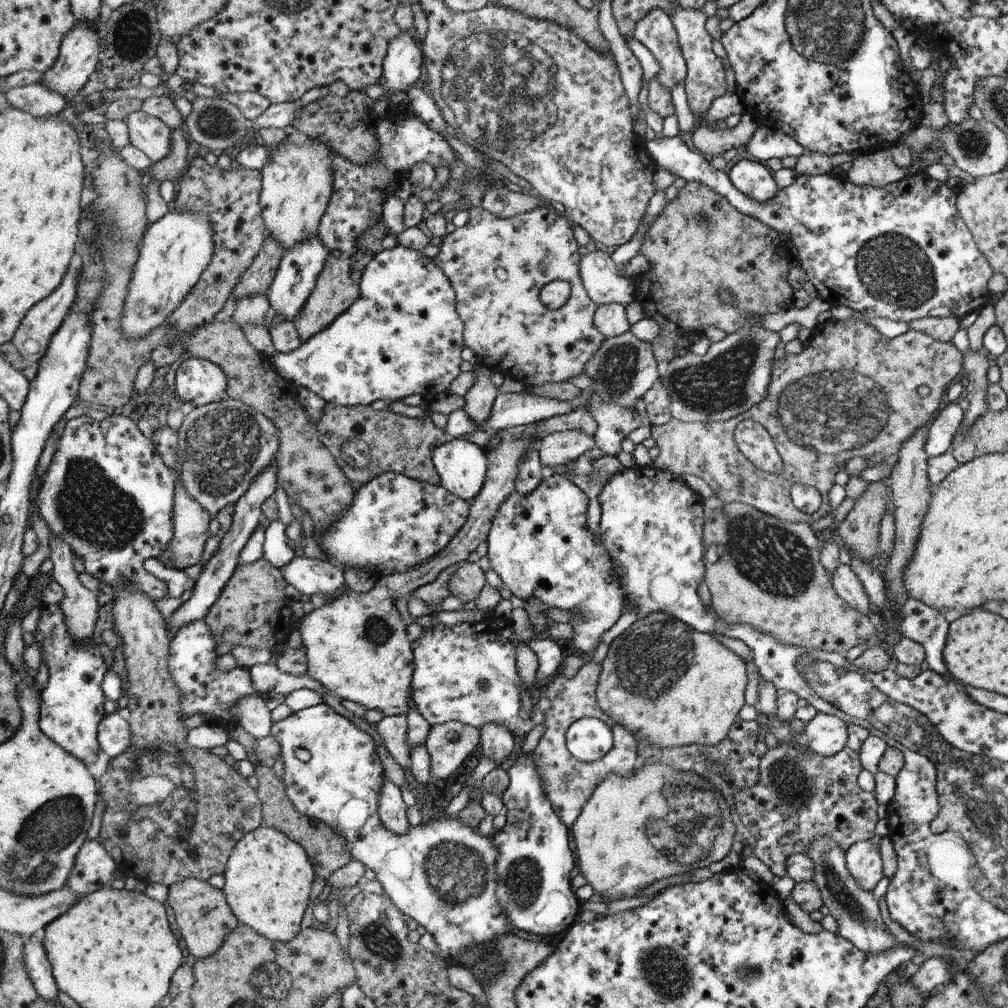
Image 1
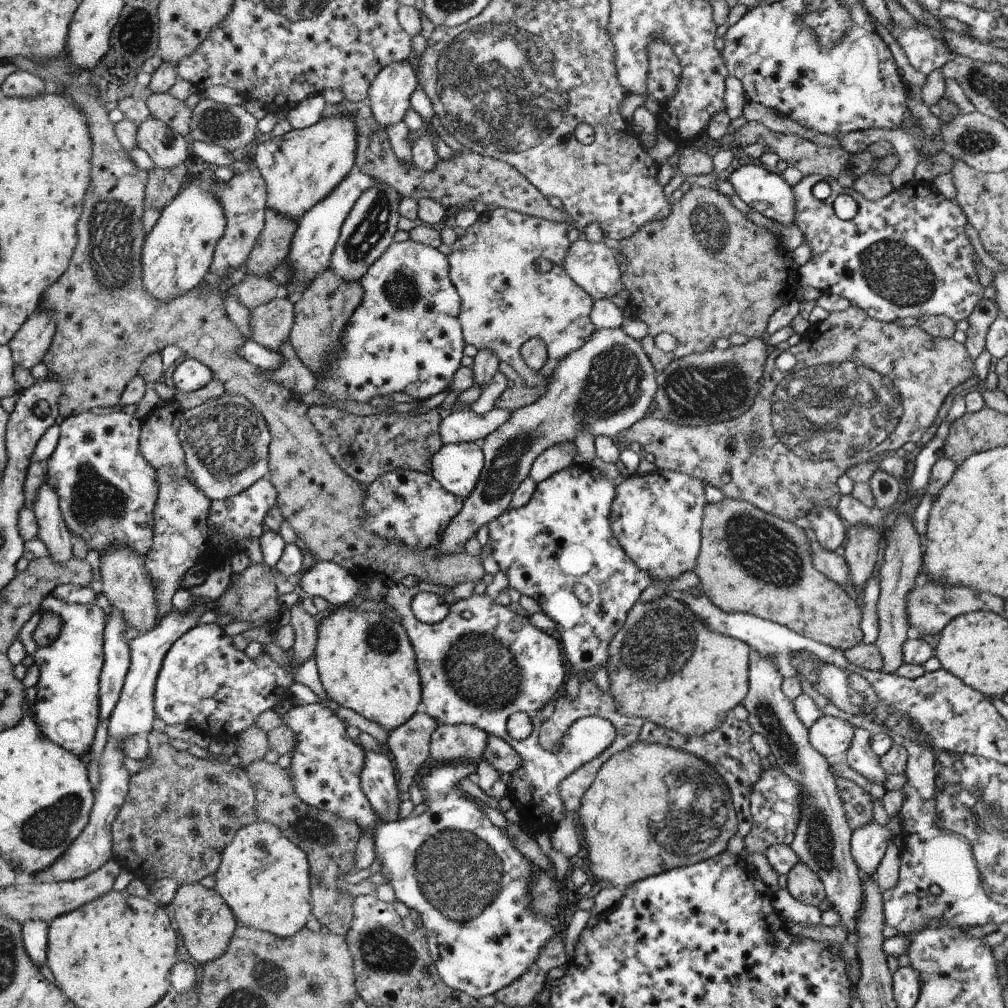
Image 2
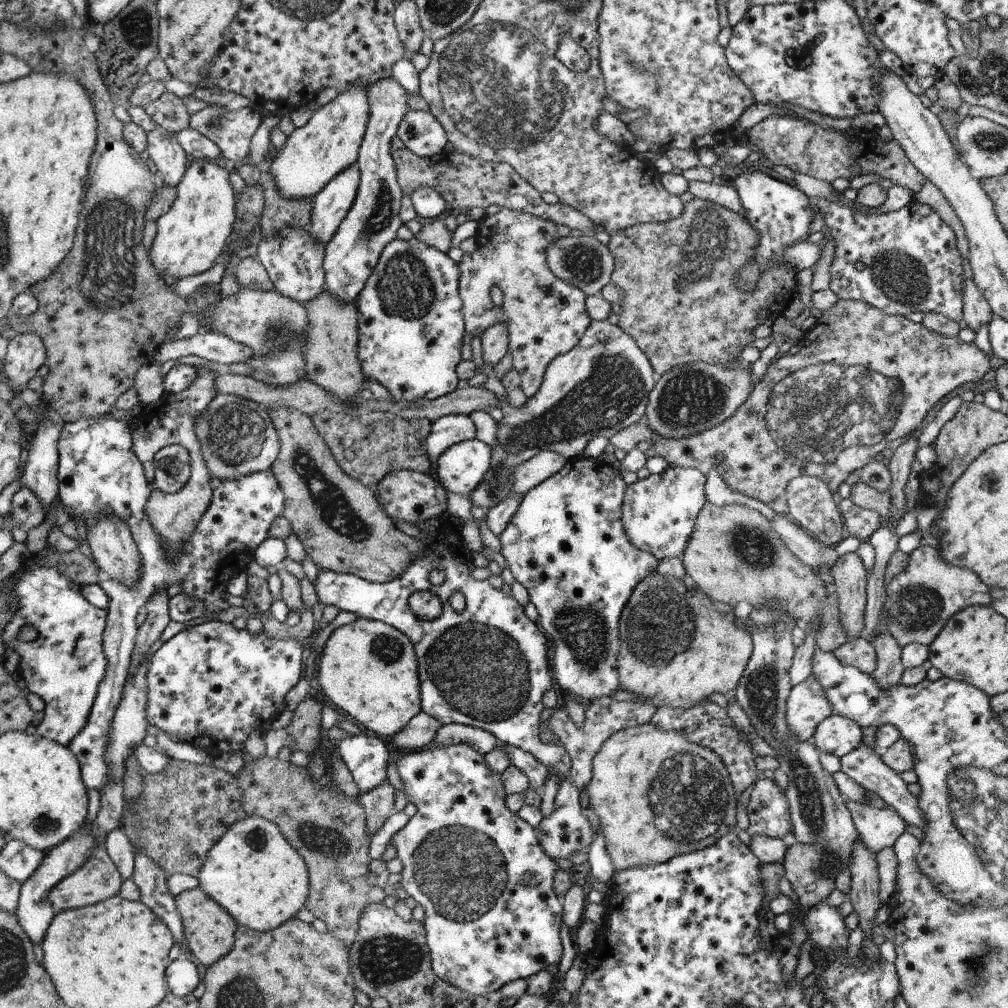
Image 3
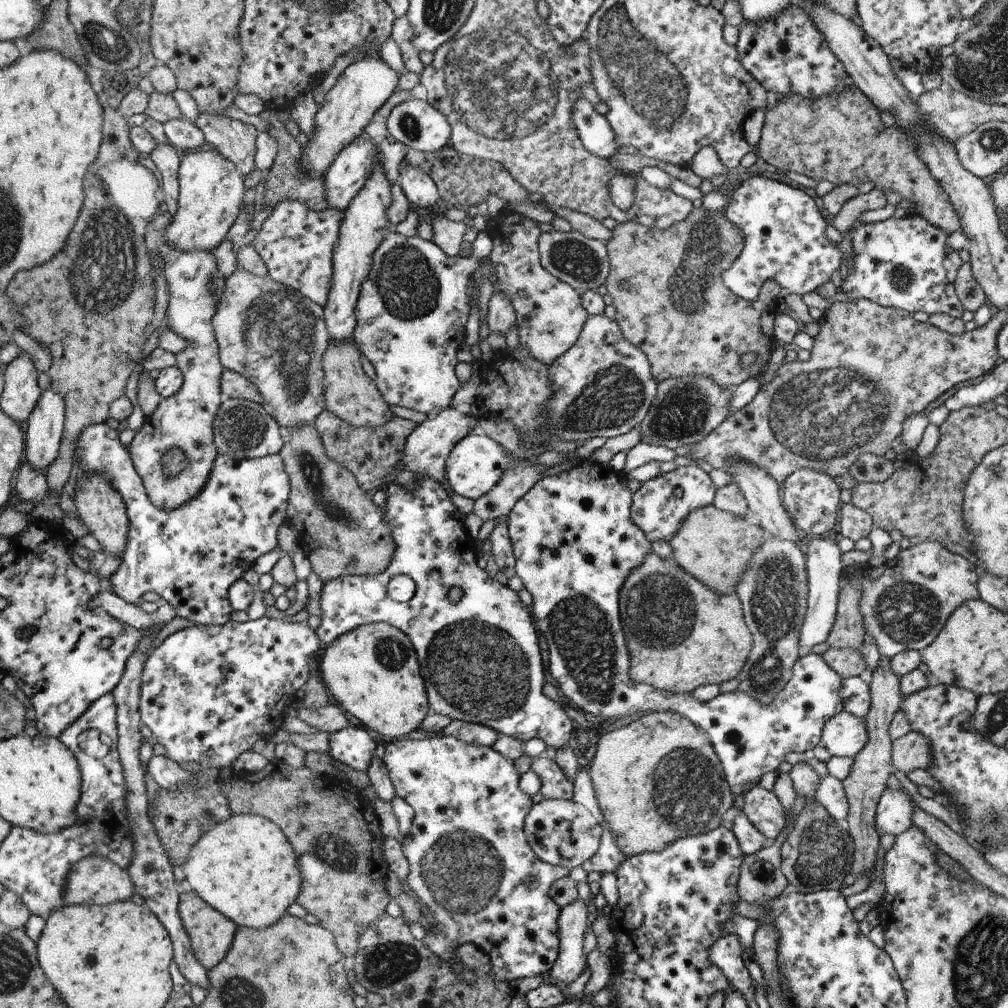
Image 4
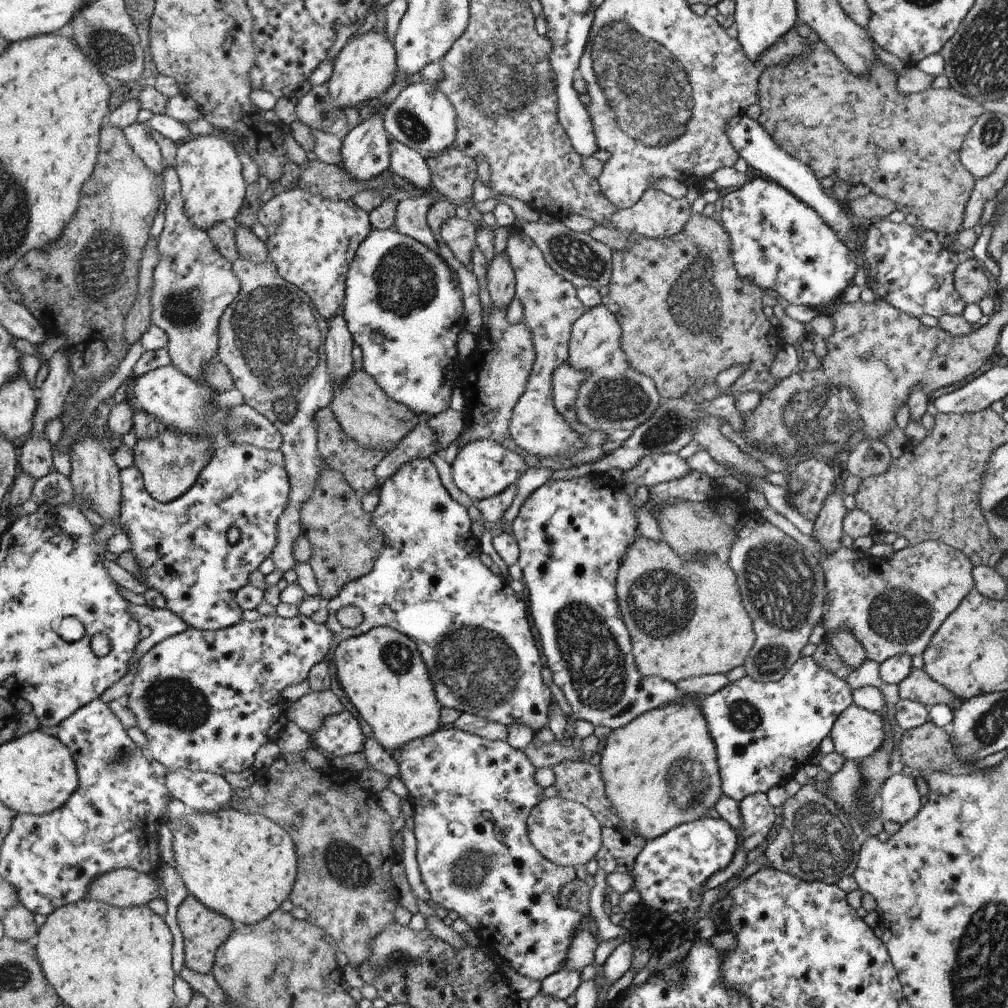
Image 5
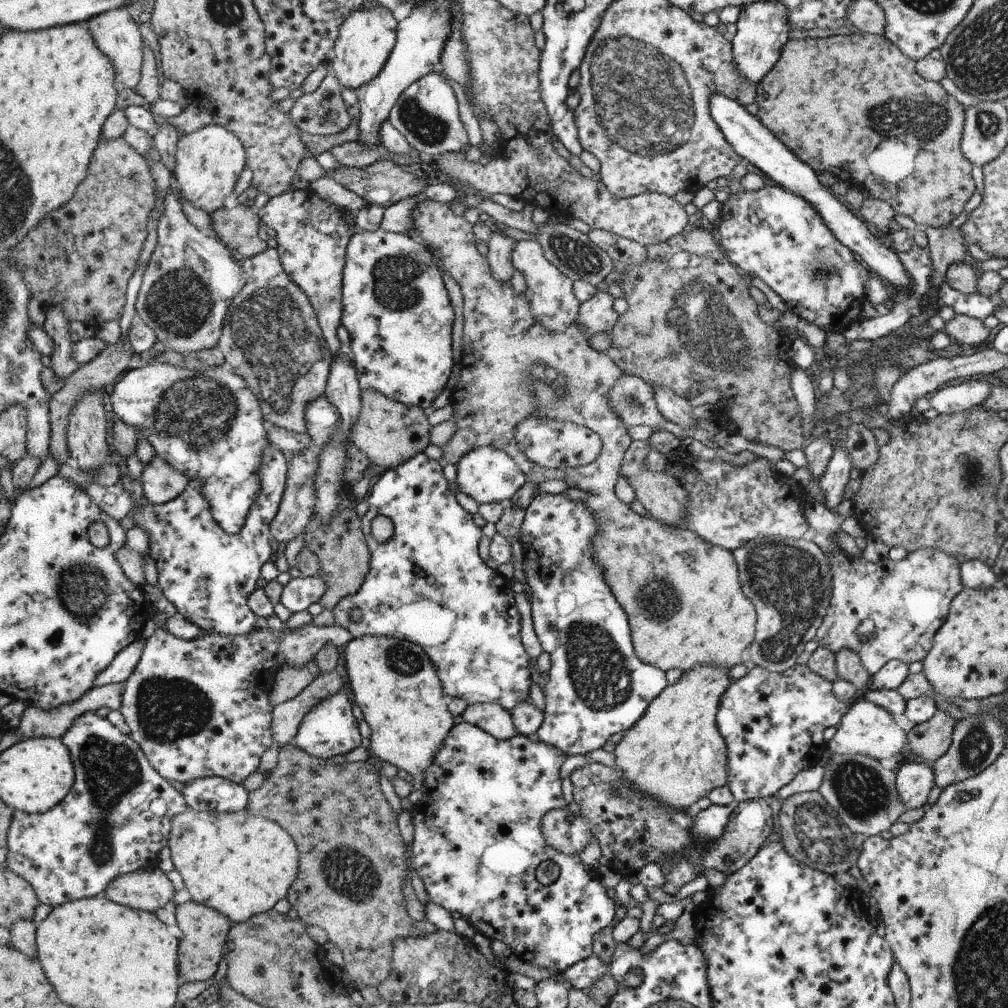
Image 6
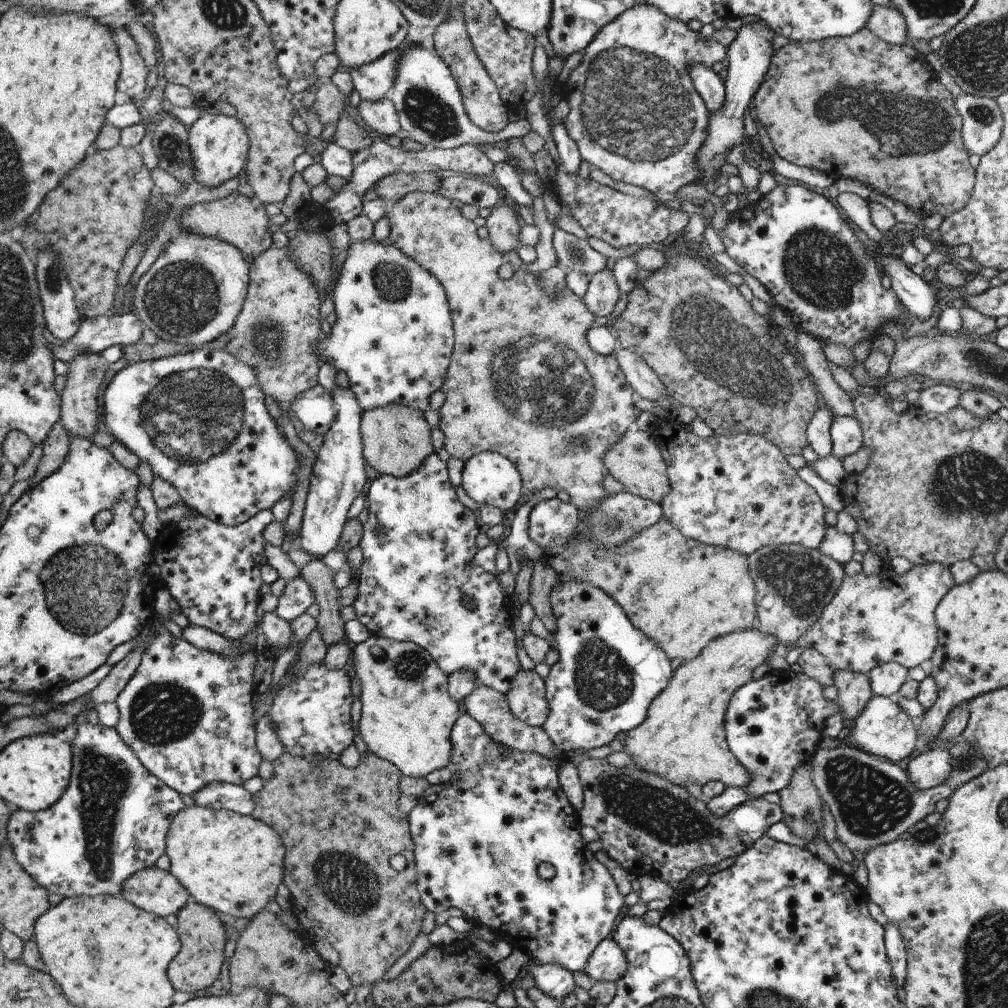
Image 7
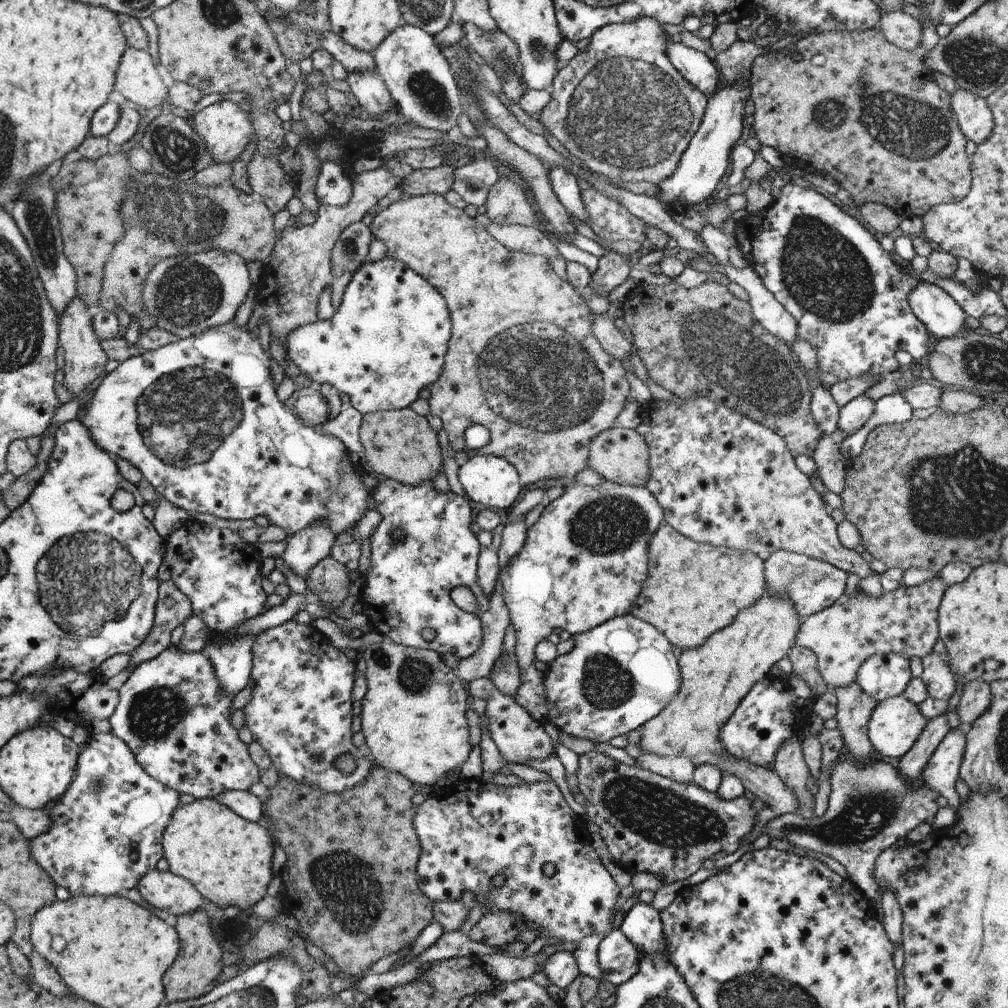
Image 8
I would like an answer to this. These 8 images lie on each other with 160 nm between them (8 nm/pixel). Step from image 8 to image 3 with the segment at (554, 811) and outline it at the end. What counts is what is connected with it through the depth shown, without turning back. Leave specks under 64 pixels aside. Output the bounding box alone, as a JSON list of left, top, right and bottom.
[391,744,562,996]

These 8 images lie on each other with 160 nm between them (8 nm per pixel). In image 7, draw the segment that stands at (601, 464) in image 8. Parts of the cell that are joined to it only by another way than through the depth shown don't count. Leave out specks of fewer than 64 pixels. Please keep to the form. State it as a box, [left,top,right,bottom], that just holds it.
[602,427,671,501]

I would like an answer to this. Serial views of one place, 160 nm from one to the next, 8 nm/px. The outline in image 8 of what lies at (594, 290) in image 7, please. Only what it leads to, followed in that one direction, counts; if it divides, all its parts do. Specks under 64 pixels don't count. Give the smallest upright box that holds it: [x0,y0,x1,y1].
[591,250,629,296]

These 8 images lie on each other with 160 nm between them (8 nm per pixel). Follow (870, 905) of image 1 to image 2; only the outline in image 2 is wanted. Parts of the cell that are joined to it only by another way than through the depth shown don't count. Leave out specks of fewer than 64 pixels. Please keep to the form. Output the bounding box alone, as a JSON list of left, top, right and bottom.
[743,652,863,944]

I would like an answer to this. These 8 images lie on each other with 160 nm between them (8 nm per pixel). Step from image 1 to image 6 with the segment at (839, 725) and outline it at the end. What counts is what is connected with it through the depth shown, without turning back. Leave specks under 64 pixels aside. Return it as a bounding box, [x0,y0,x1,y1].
[827,699,907,760]

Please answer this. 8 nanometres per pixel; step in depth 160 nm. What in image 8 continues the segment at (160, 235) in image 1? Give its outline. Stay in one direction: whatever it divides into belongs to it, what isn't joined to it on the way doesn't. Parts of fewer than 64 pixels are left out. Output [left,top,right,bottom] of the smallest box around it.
[191,101,253,164]

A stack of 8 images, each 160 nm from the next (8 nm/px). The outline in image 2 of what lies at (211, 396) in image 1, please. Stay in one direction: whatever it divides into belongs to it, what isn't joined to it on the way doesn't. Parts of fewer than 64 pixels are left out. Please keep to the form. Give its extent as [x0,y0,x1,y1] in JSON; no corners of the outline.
[173,358,214,393]

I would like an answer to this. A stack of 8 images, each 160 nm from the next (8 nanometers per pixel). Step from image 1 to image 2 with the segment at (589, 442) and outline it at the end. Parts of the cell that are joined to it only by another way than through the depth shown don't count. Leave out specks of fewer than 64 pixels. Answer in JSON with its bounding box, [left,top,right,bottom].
[528,441,577,484]

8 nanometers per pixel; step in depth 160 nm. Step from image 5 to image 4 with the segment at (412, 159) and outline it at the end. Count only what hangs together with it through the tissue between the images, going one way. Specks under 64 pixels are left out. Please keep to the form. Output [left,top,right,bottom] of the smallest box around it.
[399,164,441,210]

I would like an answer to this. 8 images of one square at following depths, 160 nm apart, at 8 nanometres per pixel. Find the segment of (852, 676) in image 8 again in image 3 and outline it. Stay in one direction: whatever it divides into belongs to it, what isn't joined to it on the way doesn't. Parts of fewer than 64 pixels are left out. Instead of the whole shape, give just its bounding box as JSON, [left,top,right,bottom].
[884,545,991,648]

